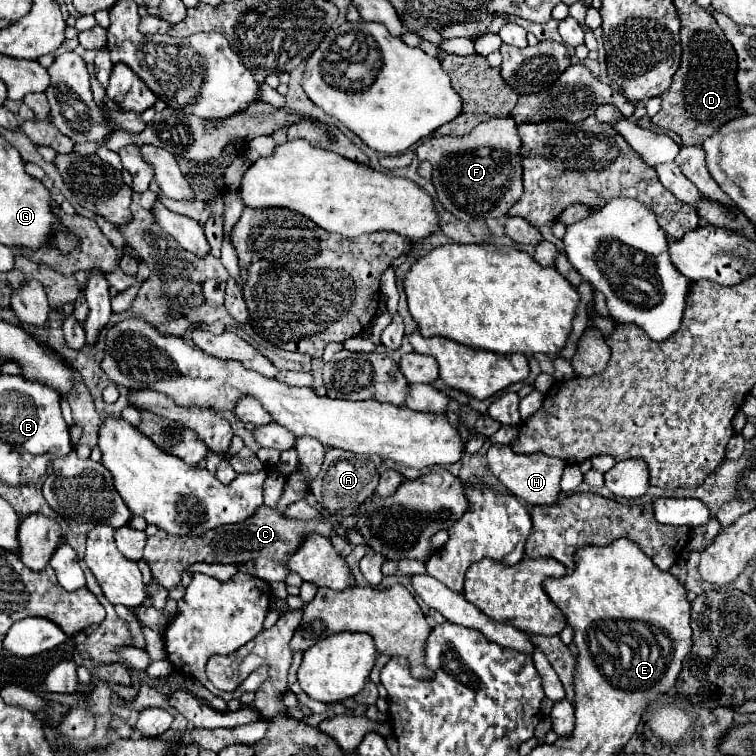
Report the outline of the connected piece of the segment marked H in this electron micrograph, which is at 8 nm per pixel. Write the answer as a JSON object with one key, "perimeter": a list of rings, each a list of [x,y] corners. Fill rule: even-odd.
{"perimeter":[[[491,445],[487,451],[489,471],[521,501],[531,505],[553,505],[561,493],[561,473],[565,469],[563,461],[557,457],[547,457],[545,453],[535,455],[519,455],[513,453],[509,445]]]}

